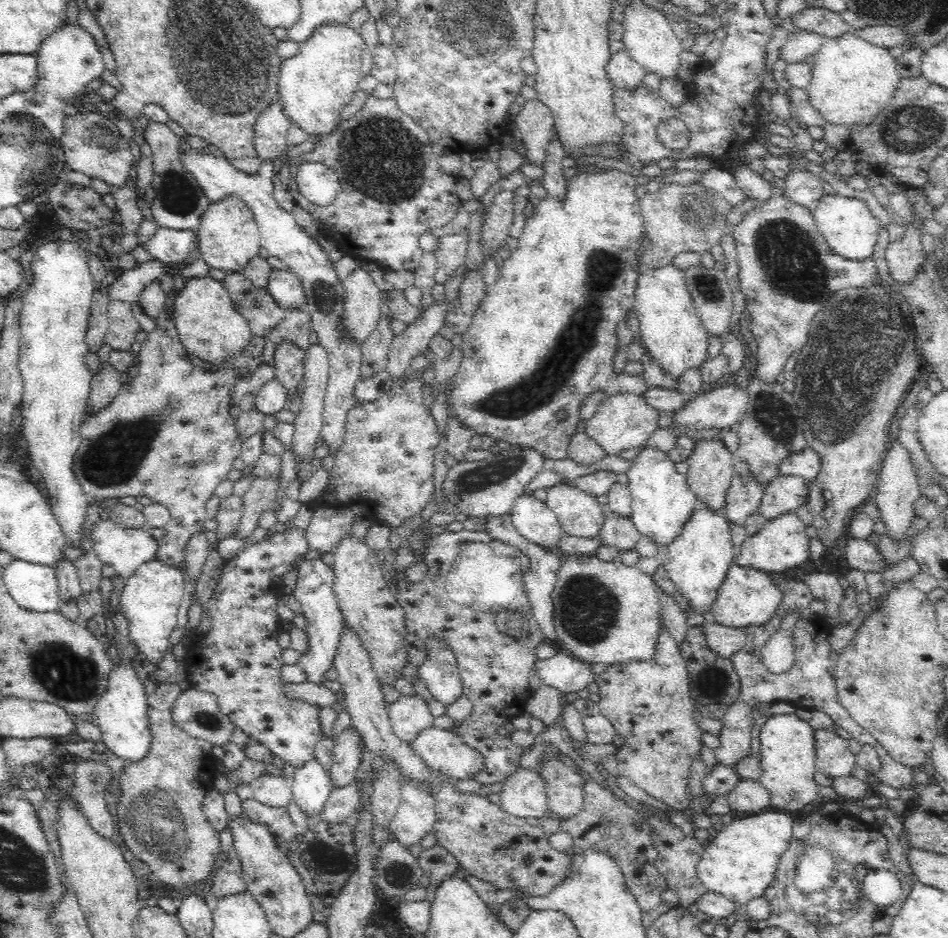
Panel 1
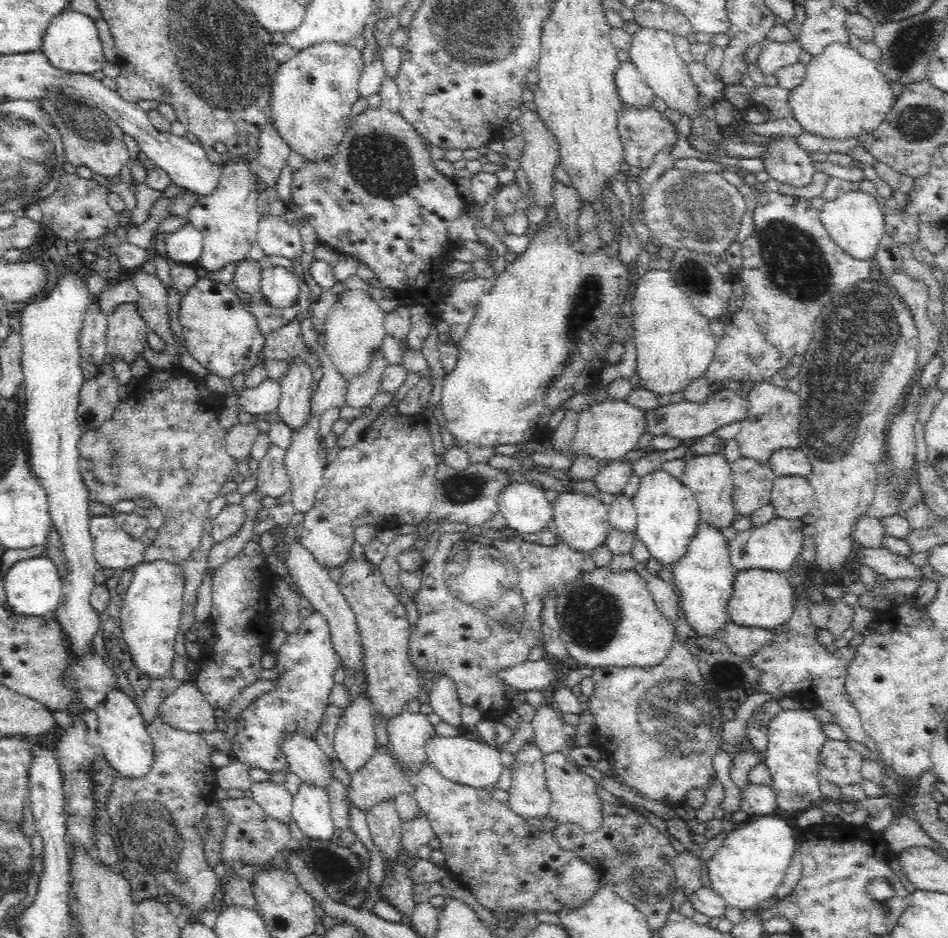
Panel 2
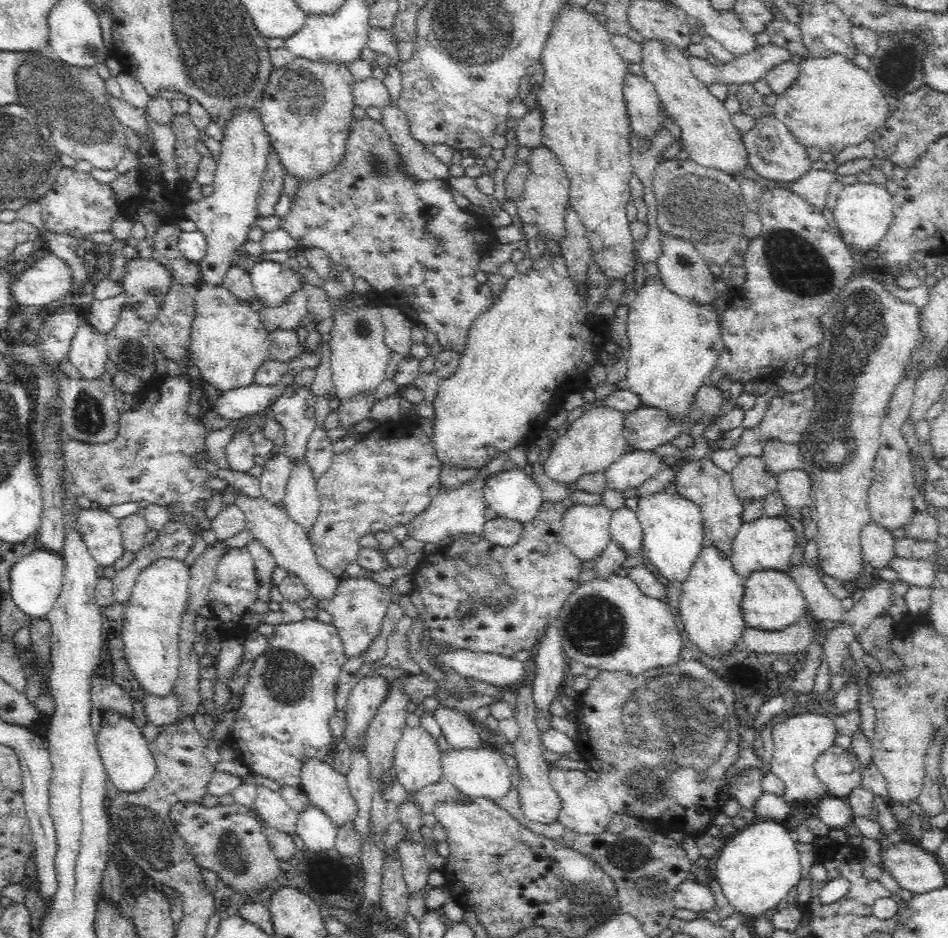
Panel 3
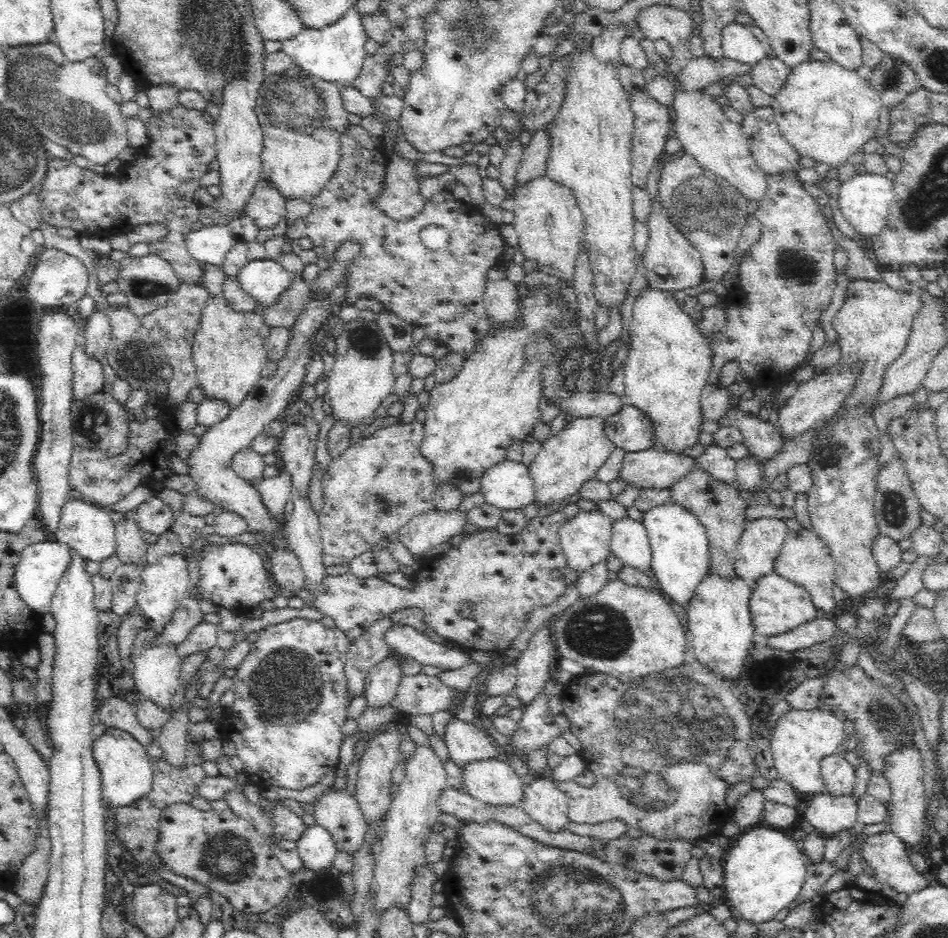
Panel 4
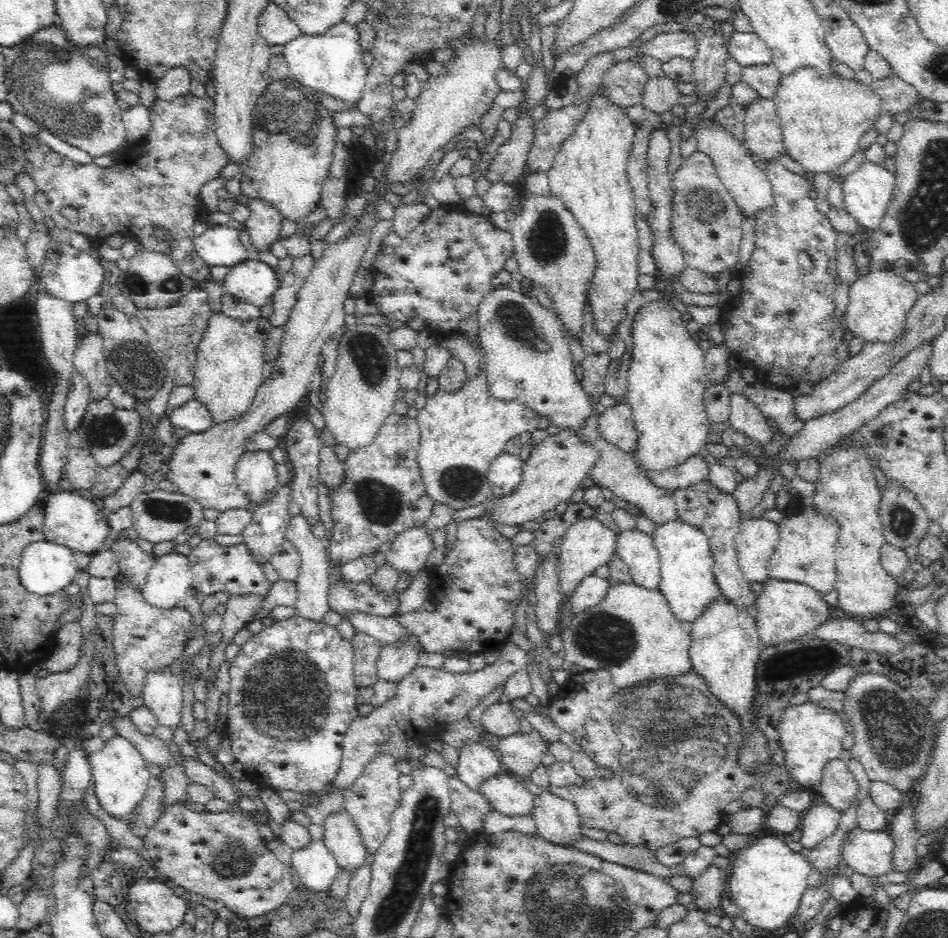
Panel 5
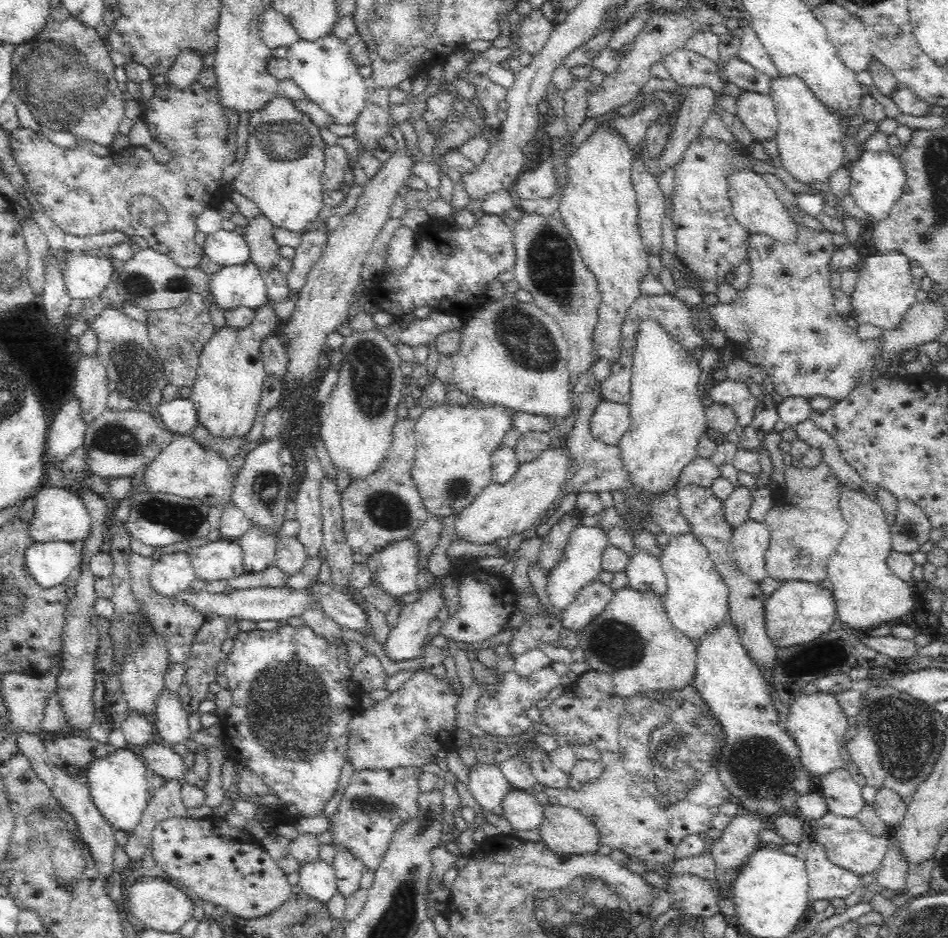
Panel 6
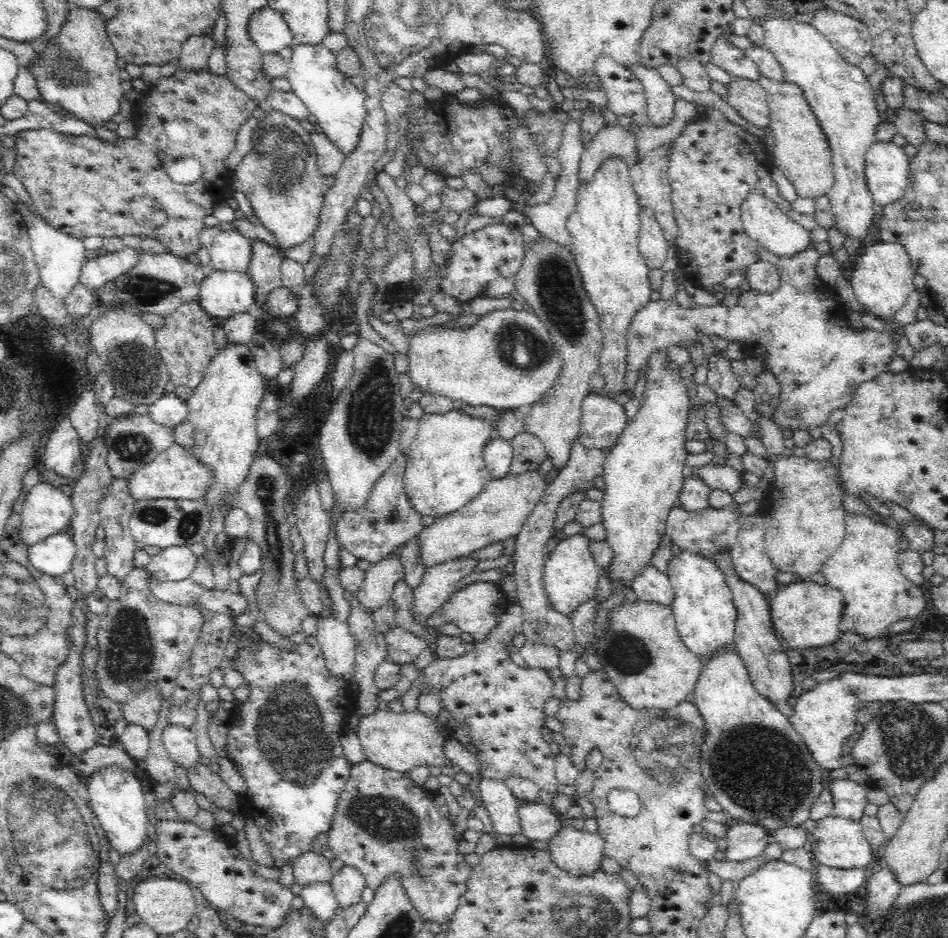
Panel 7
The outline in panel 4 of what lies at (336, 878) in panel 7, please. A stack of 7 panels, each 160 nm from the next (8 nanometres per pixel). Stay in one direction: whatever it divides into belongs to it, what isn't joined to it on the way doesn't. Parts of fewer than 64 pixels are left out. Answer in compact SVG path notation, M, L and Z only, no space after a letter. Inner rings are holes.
M326 786L315 799L313 816L332 833L337 849L353 854L360 846L367 829L366 818L358 799L345 789Z

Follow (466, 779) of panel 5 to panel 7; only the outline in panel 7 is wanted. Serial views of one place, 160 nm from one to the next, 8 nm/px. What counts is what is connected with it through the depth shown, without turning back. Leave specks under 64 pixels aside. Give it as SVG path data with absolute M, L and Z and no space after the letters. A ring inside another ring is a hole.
M480 777L478 790L495 832L506 836L520 834L521 828L517 818L518 800L505 781Z

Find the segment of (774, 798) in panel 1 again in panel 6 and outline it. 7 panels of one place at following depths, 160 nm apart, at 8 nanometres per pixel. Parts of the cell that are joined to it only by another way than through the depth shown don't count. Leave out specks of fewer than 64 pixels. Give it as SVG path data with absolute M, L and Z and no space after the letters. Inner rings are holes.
M819 691L804 694L790 705L785 732L797 746L800 764L810 777L821 777L838 767L846 767L845 746L841 740L846 734L847 726L846 716L838 706L834 694L822 694Z

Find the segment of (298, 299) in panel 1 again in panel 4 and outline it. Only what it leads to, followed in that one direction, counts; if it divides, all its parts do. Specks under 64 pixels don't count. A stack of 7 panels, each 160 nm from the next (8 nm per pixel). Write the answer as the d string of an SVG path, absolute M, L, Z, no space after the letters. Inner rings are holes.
M266 258L248 262L236 277L242 289L254 297L258 305L269 307L278 302L280 294L286 292L296 278L309 285L321 270L317 263L308 264L301 274L294 274L285 270L278 261Z

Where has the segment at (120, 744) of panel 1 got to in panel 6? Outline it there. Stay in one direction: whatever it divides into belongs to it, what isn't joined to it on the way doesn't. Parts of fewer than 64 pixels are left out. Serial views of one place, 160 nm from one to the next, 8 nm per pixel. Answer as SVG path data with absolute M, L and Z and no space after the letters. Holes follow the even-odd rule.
M124 746L117 748L103 757L96 757L86 766L88 789L102 816L114 827L114 830L124 831L127 835L138 824L149 800L148 781L149 769L142 758Z

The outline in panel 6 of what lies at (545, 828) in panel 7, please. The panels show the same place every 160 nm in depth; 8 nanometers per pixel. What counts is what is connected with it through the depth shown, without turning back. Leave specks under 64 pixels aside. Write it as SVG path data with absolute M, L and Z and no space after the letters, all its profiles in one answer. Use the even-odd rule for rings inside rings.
M512 787L501 798L501 812L503 817L512 825L514 832L518 830L538 829L543 819L543 806L535 799L533 792Z

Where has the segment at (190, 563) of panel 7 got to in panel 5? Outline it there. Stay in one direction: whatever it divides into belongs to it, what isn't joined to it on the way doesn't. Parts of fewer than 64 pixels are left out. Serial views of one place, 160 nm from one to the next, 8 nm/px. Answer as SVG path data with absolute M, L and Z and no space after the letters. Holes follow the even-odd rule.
M170 553L152 563L139 591L146 603L164 611L182 605L192 584L193 574L187 555Z

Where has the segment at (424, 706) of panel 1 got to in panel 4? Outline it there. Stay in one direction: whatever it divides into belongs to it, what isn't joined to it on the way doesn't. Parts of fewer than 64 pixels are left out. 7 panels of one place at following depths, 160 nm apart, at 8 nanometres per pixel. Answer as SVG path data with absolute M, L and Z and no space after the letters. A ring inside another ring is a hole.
M415 744L414 752L404 761L404 766L406 766L405 776L399 782L398 793L392 797L389 810L386 812L386 834L378 844L381 850L376 855L373 871L378 916L390 905L398 905L407 910L414 870L420 864L428 864L424 844L428 842L432 828L440 816L435 800L446 786L447 774L444 765L430 746Z

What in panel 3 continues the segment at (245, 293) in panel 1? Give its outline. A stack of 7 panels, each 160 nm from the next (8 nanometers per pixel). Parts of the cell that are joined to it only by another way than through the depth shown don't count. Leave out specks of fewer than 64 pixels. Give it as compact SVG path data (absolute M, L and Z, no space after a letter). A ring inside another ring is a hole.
M304 289L294 292L288 302L277 307L262 307L259 319L268 333L276 330L292 330L307 314L307 296Z

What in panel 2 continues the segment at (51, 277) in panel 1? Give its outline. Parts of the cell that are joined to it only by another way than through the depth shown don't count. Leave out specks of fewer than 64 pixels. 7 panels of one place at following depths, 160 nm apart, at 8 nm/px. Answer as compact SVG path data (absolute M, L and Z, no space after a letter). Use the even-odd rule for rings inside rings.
M64 270L58 276L58 282L50 292L46 292L44 298L38 302L27 302L22 308L20 318L21 347L20 359L21 371L24 382L24 427L26 427L26 440L28 440L29 464L33 474L47 492L47 501L50 509L50 517L54 528L60 536L63 553L65 554L68 572L62 583L64 594L56 608L56 621L60 621L64 631L68 633L68 639L72 643L74 655L81 655L88 647L92 646L92 640L100 628L101 619L98 612L92 608L90 597L95 587L94 572L98 567L93 553L93 540L91 537L91 518L88 513L90 495L84 484L79 469L79 443L82 433L79 427L78 408L81 389L85 378L82 368L78 364L82 361L80 356L79 334L82 330L84 315L88 305L92 302L92 294L88 290L87 281L76 272Z

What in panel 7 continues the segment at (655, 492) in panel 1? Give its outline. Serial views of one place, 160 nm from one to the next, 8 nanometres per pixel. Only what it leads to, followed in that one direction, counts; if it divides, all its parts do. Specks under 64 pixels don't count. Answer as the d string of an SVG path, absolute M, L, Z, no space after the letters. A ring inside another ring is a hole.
M681 549L678 556L669 560L665 572L674 591L669 607L683 643L702 660L720 645L734 644L737 612L731 590L720 569L708 557Z

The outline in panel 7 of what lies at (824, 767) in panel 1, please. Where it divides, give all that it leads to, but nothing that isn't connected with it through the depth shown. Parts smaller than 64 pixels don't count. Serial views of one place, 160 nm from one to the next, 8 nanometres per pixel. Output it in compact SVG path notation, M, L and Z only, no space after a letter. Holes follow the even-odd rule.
M828 776L825 785L834 801L832 815L859 822L864 816L863 810L868 804L866 786L849 779Z

